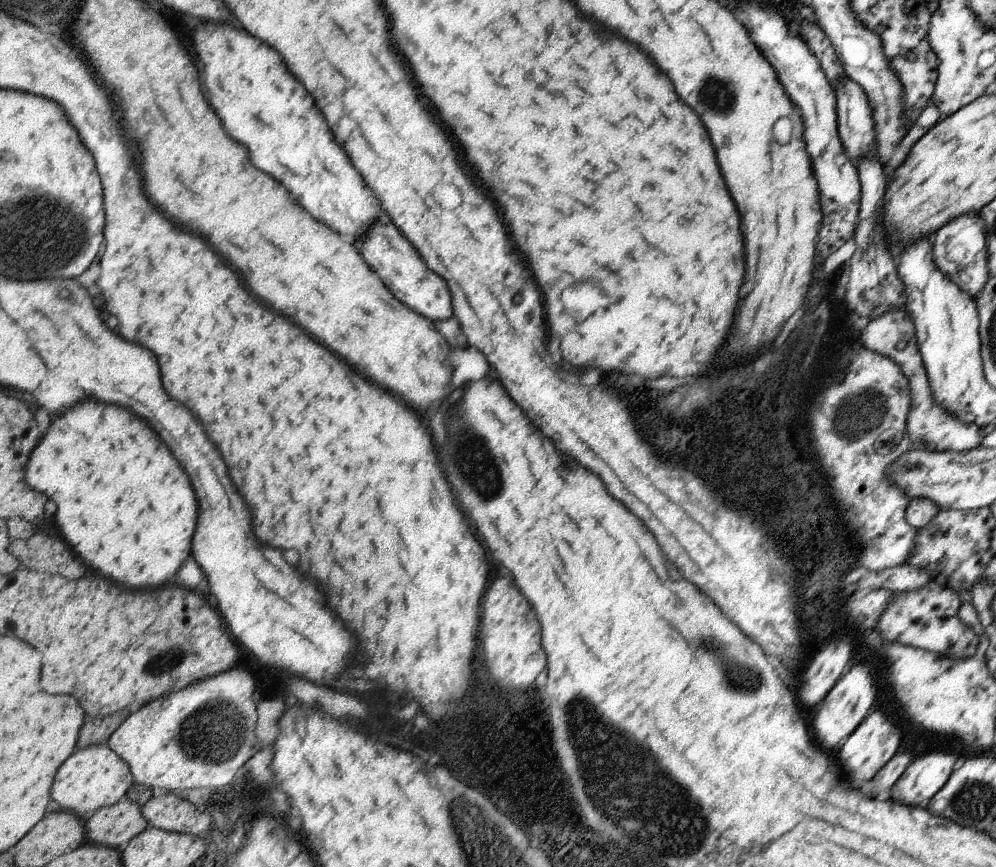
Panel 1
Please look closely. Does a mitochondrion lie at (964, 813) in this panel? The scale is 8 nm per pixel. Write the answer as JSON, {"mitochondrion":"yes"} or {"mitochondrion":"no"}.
{"mitochondrion":"yes"}

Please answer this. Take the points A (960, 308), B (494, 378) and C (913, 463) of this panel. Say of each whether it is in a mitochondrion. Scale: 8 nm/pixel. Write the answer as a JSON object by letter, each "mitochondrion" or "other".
{"A":"other","B":"other","C":"mitochondrion"}

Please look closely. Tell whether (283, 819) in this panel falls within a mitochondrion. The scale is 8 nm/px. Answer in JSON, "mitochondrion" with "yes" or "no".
{"mitochondrion":"no"}

